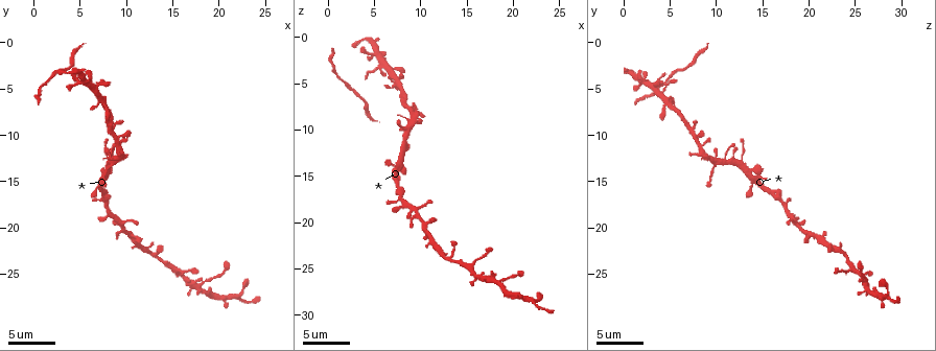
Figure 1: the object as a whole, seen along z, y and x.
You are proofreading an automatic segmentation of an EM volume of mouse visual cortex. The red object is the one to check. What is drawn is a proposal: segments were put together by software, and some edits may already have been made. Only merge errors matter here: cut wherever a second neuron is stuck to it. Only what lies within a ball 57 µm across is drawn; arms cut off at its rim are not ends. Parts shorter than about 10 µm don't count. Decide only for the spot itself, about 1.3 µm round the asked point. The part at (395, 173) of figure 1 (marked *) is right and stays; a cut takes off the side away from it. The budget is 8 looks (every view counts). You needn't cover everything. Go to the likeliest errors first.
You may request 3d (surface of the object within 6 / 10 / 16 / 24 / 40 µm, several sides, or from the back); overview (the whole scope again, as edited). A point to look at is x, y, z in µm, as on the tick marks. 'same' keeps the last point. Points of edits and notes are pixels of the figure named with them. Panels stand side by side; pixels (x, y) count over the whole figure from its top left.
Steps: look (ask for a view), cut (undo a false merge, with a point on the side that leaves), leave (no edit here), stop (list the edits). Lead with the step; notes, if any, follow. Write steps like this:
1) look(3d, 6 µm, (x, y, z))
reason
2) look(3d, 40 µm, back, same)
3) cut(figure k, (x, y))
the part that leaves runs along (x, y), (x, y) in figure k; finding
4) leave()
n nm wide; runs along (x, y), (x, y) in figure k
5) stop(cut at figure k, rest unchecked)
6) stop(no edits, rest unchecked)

look(3d, 10 µm, (2.4, 3.0, 5.6))
thin neck

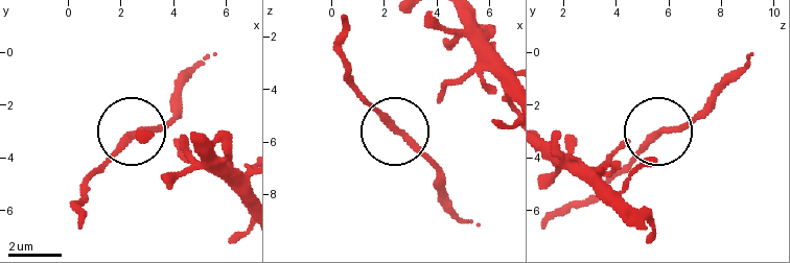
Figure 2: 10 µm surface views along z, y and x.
look(3d, 10 µm, back, (2.6, 3.2, 5.6))
from behind

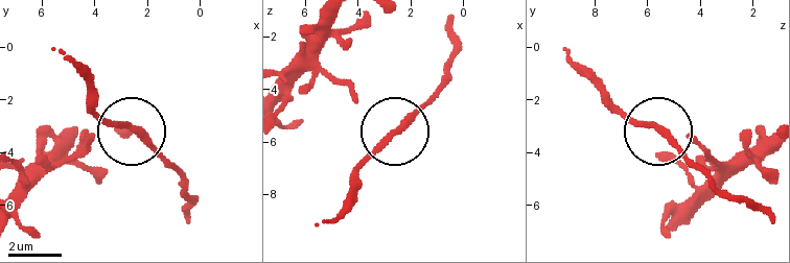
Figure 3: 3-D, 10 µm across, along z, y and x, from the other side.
leave()
one neuron here

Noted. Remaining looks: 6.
look(3d, 10 µm, (12.4, 22.6, 23.6))
three arms meet

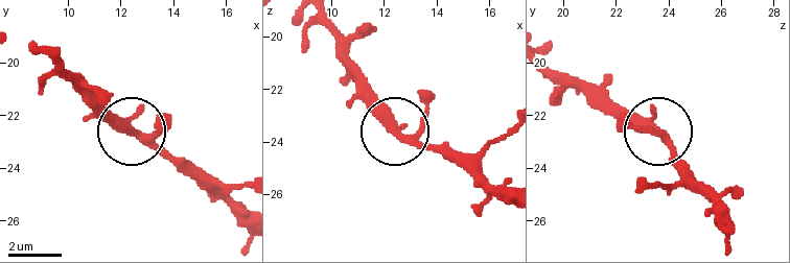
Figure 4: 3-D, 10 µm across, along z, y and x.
look(3d, 6 µm, (12.4, 22.5, 23.6))

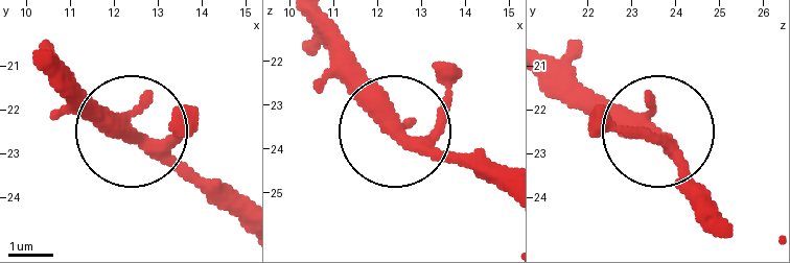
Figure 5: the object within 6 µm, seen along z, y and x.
leave()
3 arms; runs along (39, 50), (218, 207) in figure 5; continuous, no second neuron

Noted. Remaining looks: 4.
look(3d, 10 µm, (8.8, 12.6, 9.0))

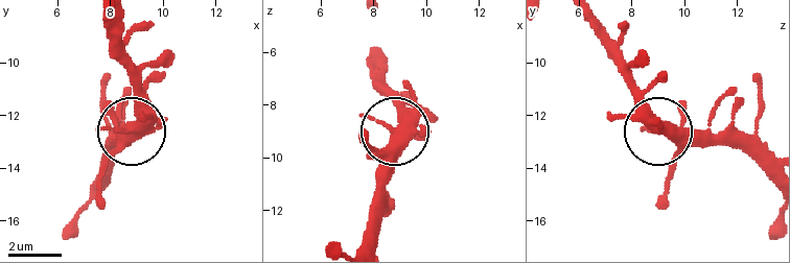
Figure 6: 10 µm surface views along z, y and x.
look(3d, 6 µm, (8.8, 12.5, 9.2))

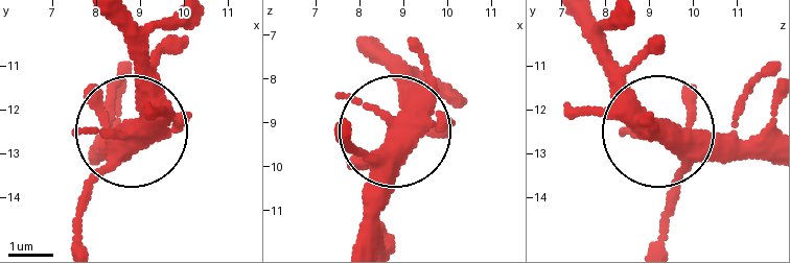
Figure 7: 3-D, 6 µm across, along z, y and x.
leave()
one neuron here

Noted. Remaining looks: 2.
look(3d, 6 µm, (9.6, 19.8, 18.6))
a narrow waist

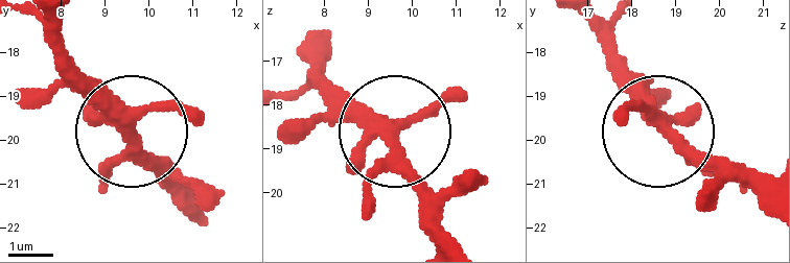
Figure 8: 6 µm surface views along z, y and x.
leave()
runs along (588, 26), (645, 116), (765, 201) in figure 8; all the same neuron

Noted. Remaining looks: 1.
stop(no edits, rest unchecked)

